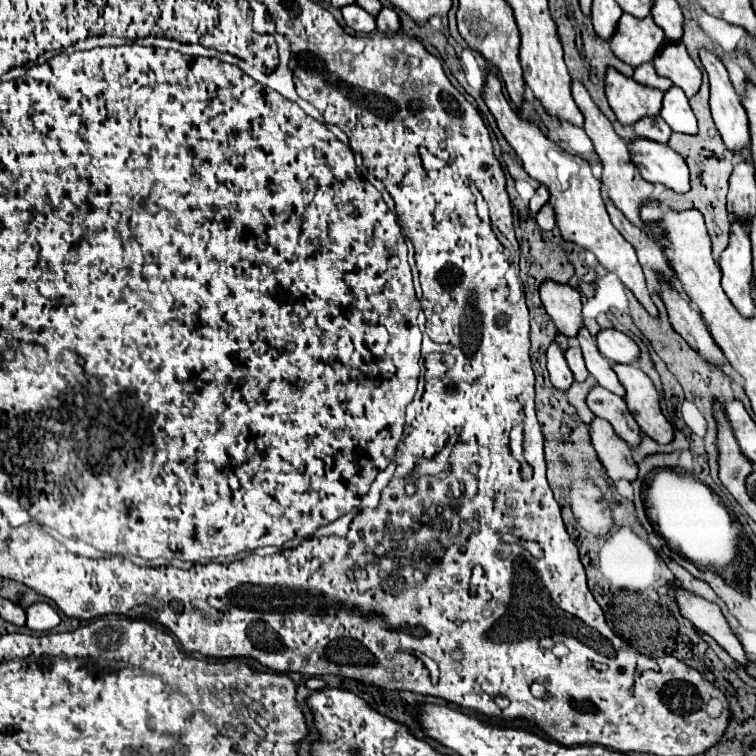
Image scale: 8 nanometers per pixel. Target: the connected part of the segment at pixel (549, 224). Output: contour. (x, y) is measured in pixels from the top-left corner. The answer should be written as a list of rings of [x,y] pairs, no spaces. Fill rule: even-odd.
[[[545,204],[539,214],[537,214],[537,224],[541,230],[553,230],[557,226],[557,220],[555,220],[555,212],[553,212],[553,206],[551,204]]]

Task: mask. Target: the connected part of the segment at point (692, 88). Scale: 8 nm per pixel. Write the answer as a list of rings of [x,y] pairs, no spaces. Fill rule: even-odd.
[[[667,44],[659,56],[655,56],[653,66],[659,76],[669,78],[677,88],[685,92],[687,98],[693,98],[701,86],[701,70],[695,66],[691,56],[687,54],[685,46]]]

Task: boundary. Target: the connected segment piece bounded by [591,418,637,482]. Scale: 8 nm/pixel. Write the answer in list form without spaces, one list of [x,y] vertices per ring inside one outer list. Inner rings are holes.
[[[595,418],[591,424],[591,440],[613,482],[637,480],[637,464],[631,458],[631,448],[615,434],[611,424],[607,424],[603,418]]]

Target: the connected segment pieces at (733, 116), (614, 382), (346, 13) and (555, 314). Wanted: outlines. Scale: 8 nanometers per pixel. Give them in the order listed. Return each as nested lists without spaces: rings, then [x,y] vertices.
[[[707,48],[699,50],[699,58],[703,68],[709,74],[711,84],[711,114],[721,132],[723,142],[735,154],[745,152],[749,146],[749,124],[745,108],[729,80],[729,74],[721,62],[721,58]]]
[[[583,328],[583,332],[579,332],[577,340],[579,340],[579,344],[581,344],[587,370],[589,370],[589,374],[599,382],[599,386],[607,388],[609,392],[613,392],[613,394],[617,394],[617,396],[625,396],[625,388],[623,388],[621,382],[617,380],[617,374],[613,372],[611,362],[601,356],[601,352],[599,352],[599,348],[597,348],[597,342],[595,342],[595,338],[589,334],[587,328]]]
[[[351,4],[351,6],[345,6],[343,10],[343,18],[347,22],[347,26],[355,32],[363,32],[363,34],[369,34],[377,28],[375,24],[375,16],[371,16],[369,12],[365,12],[361,6],[357,4]]]
[[[547,280],[539,294],[547,314],[555,320],[557,330],[567,338],[575,338],[585,326],[581,314],[581,294],[575,288],[555,284],[553,280]]]

